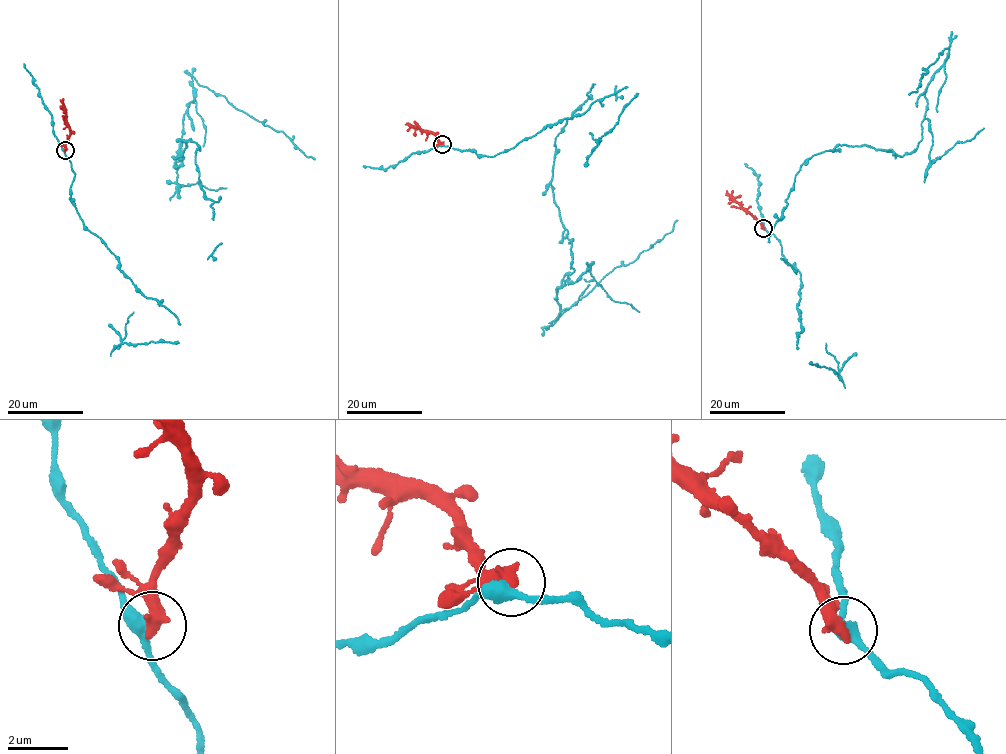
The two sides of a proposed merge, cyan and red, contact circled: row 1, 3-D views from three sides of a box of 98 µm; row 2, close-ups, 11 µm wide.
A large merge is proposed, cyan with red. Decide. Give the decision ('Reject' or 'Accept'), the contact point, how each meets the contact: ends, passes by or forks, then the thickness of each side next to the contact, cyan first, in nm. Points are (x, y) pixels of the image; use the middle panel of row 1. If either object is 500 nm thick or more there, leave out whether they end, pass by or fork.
Reject. Place: (442, 144). At the ring cyan passes by. At the ring red ends. Thickness 380 nm (cyan) against 480 nm

